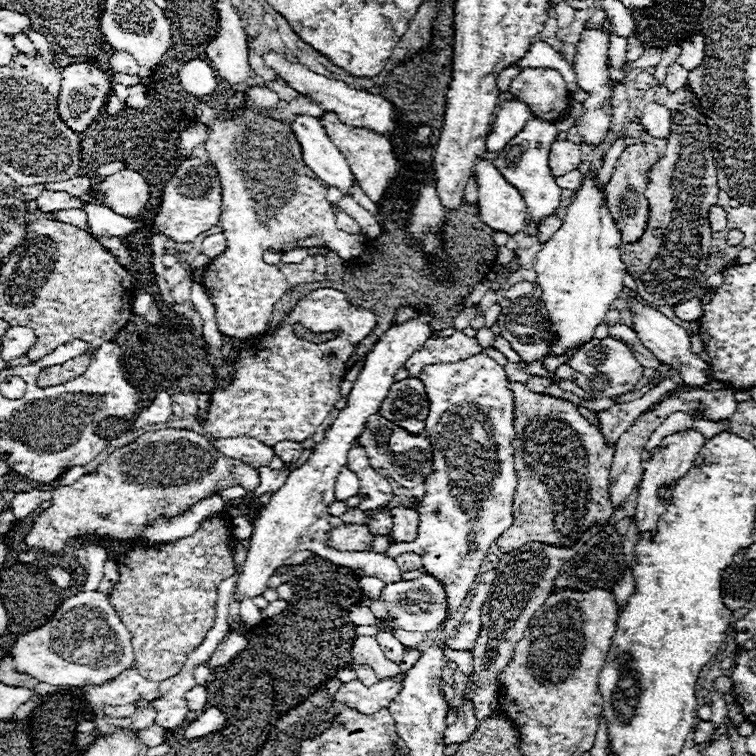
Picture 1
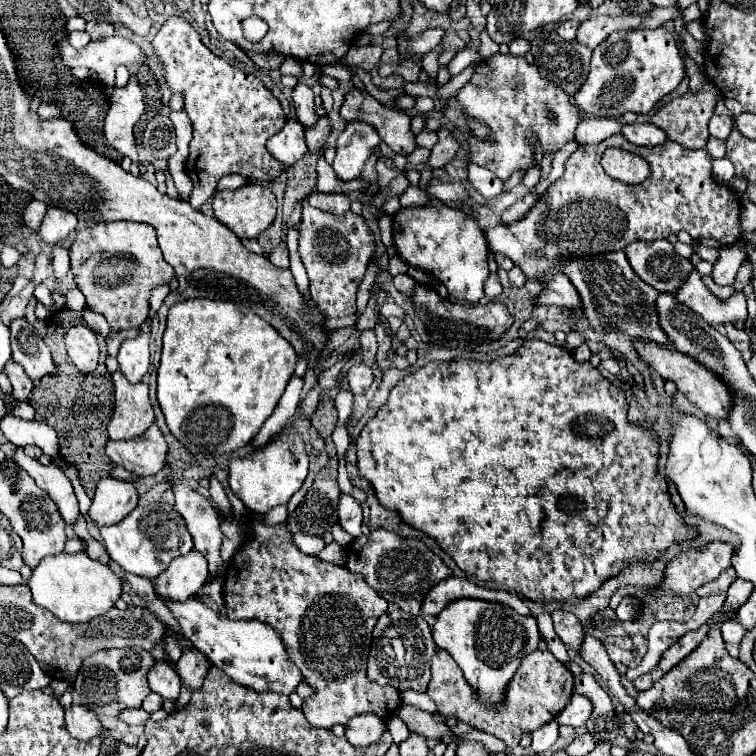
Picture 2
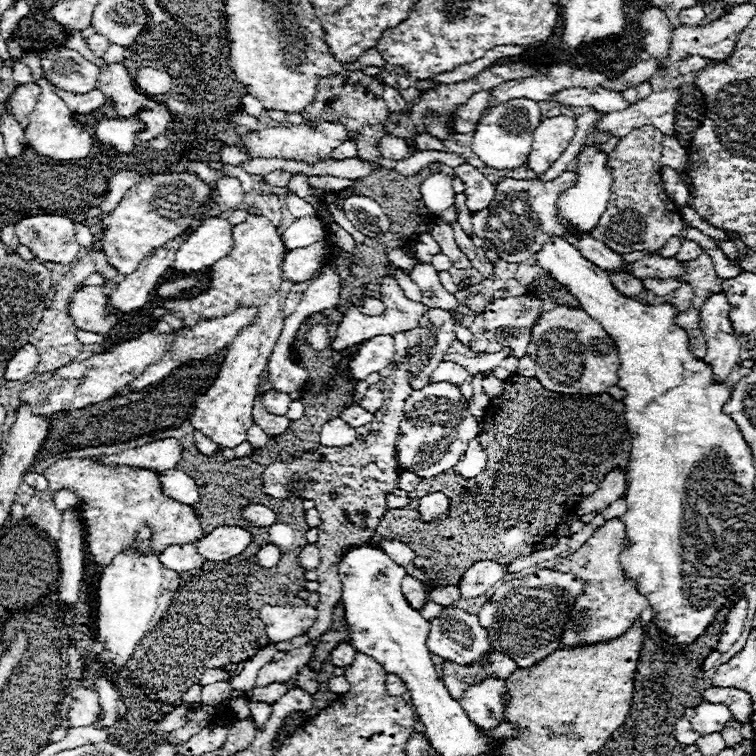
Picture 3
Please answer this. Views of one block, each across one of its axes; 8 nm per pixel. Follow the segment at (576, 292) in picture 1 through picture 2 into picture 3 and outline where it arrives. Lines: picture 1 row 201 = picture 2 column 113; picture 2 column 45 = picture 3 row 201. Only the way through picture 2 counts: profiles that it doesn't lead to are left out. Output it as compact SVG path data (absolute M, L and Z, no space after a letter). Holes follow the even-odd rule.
M592 142L578 156L578 182L576 182L576 186L568 188L558 198L558 216L560 216L560 220L568 222L570 226L576 226L580 232L590 232L598 224L600 216L606 210L608 198L610 198L610 184L612 184L610 172L604 166L606 160L608 160L608 154L602 154L600 152L600 146Z

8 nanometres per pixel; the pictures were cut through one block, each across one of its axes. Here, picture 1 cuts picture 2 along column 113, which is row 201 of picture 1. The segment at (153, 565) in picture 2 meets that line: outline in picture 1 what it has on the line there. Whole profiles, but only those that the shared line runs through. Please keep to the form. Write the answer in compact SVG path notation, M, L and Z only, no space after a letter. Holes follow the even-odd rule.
M534 116L508 142L508 146L504 146L498 152L498 158L494 160L494 166L506 178L506 182L510 182L516 190L520 190L520 194L526 202L526 208L528 208L528 218L536 224L540 222L542 216L554 214L554 208L558 208L558 204L560 204L562 188L556 186L556 180L554 180L554 176L550 174L550 168L548 168L548 154L550 154L552 142L556 140L556 134L558 134L558 130L552 122Z

